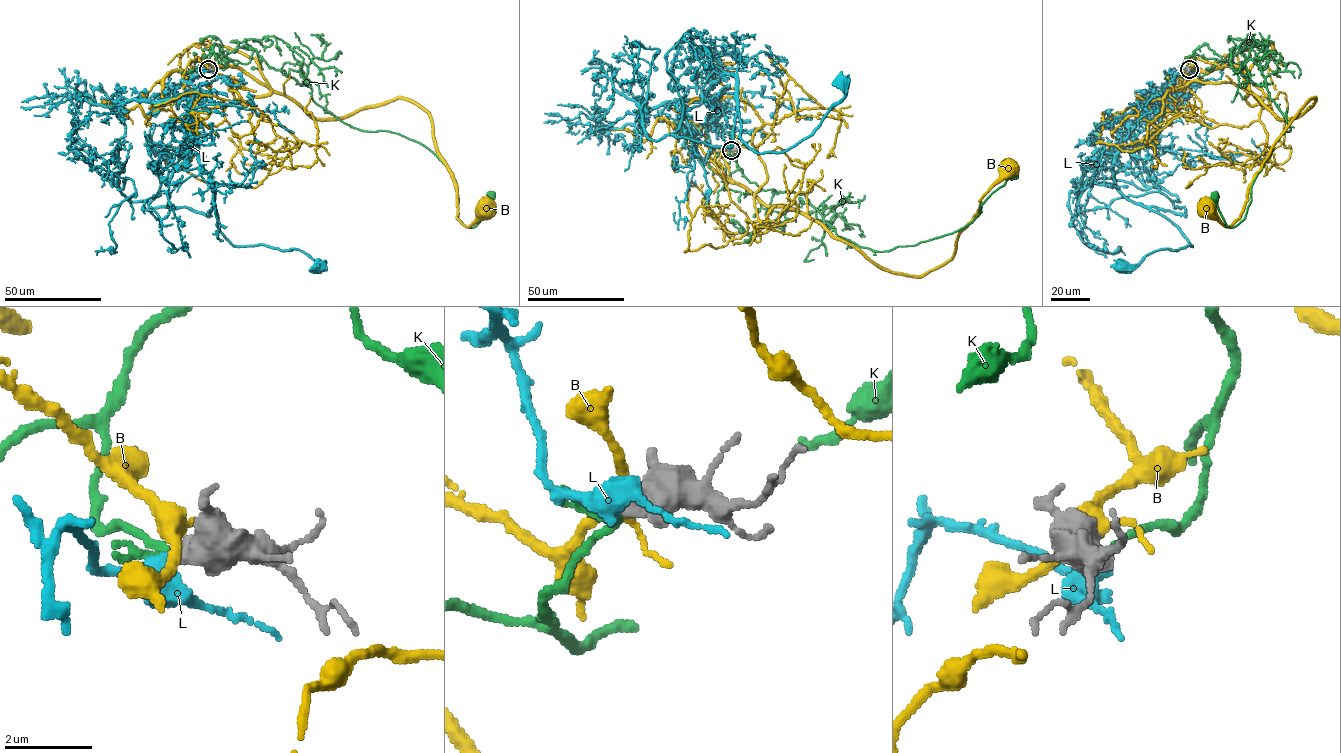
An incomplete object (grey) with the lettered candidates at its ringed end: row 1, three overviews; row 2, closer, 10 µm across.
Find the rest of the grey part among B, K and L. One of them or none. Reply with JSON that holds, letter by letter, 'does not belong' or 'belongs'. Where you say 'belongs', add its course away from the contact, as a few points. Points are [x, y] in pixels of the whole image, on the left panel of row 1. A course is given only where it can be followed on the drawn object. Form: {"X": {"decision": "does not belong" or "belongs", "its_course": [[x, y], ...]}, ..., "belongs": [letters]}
{"B": {"decision": "does not belong"}, "K": {"decision": "belongs", "its_course": [[208, 69], [215, 44], [243, 63], [254, 49], [343, 122], [429, 148], [453, 176], [464, 225], [490, 198]]}, "L": {"decision": "does not belong"}, "belongs": ["K"]}

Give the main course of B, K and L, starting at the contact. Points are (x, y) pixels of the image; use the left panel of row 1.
B: (209, 68), (199, 58), (237, 66), (314, 118), (415, 102), (453, 174), (458, 219), (468, 226), (486, 200)
K: (208, 69), (215, 44), (243, 63), (254, 49), (343, 122), (429, 148), (453, 176), (464, 225), (490, 198)
L: (208, 70), (190, 82), (185, 135), (209, 179), (217, 227), (235, 246), (300, 250), (319, 267)

